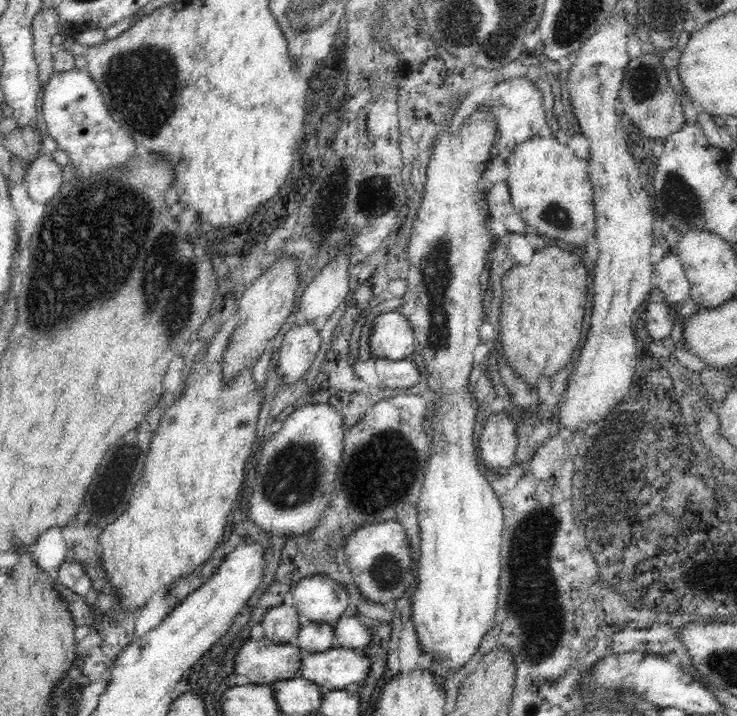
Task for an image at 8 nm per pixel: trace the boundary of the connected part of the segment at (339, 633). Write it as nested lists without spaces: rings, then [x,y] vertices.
[[[343,615],[333,626],[335,628],[333,646],[356,650],[364,649],[370,642],[370,626],[365,626],[356,617]]]

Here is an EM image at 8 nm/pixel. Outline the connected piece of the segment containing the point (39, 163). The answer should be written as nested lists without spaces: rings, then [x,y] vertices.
[[[40,154],[29,166],[21,185],[26,186],[29,197],[35,203],[48,205],[63,185],[62,169],[49,154]]]

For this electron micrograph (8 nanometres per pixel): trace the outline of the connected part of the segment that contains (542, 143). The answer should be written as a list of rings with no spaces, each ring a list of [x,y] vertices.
[[[542,134],[538,137],[526,140],[518,144],[507,158],[508,188],[510,189],[512,204],[516,212],[536,228],[536,234],[546,238],[556,238],[570,246],[584,248],[588,244],[588,236],[595,234],[595,206],[593,184],[589,175],[589,161],[578,158],[568,146],[558,143],[558,140],[550,134]]]

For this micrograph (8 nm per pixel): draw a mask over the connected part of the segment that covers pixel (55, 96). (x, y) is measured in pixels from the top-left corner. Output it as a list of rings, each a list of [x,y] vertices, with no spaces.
[[[75,67],[68,72],[54,73],[50,76],[48,86],[42,94],[42,118],[47,123],[47,130],[56,141],[58,149],[69,155],[69,162],[77,172],[76,177],[90,178],[90,176],[96,176],[114,168],[122,168],[136,155],[134,140],[111,116],[98,84],[89,76],[86,68]]]

